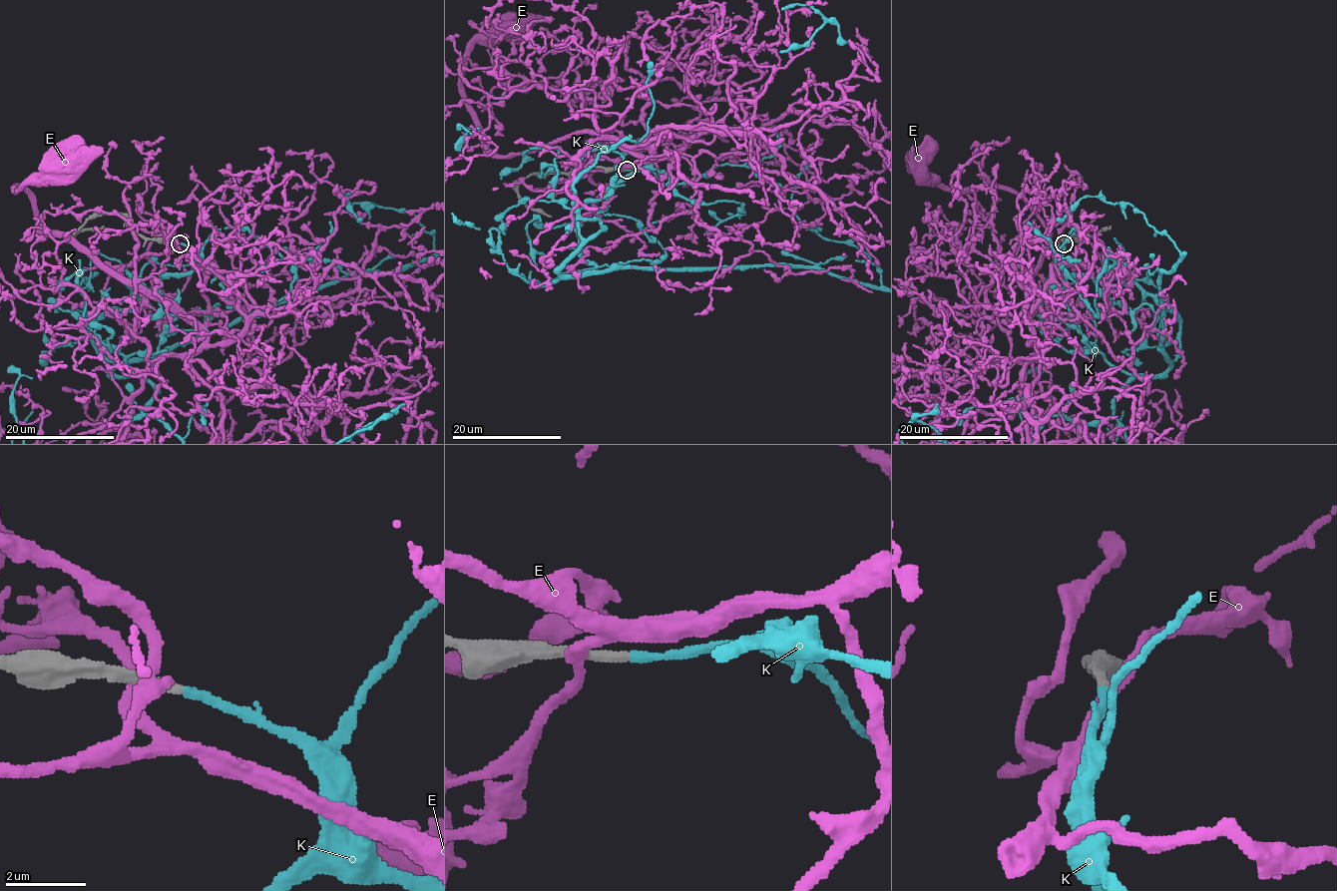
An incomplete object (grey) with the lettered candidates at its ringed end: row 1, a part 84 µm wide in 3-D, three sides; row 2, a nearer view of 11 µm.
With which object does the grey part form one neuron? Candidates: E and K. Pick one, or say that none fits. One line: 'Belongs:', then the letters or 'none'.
Belongs: K

